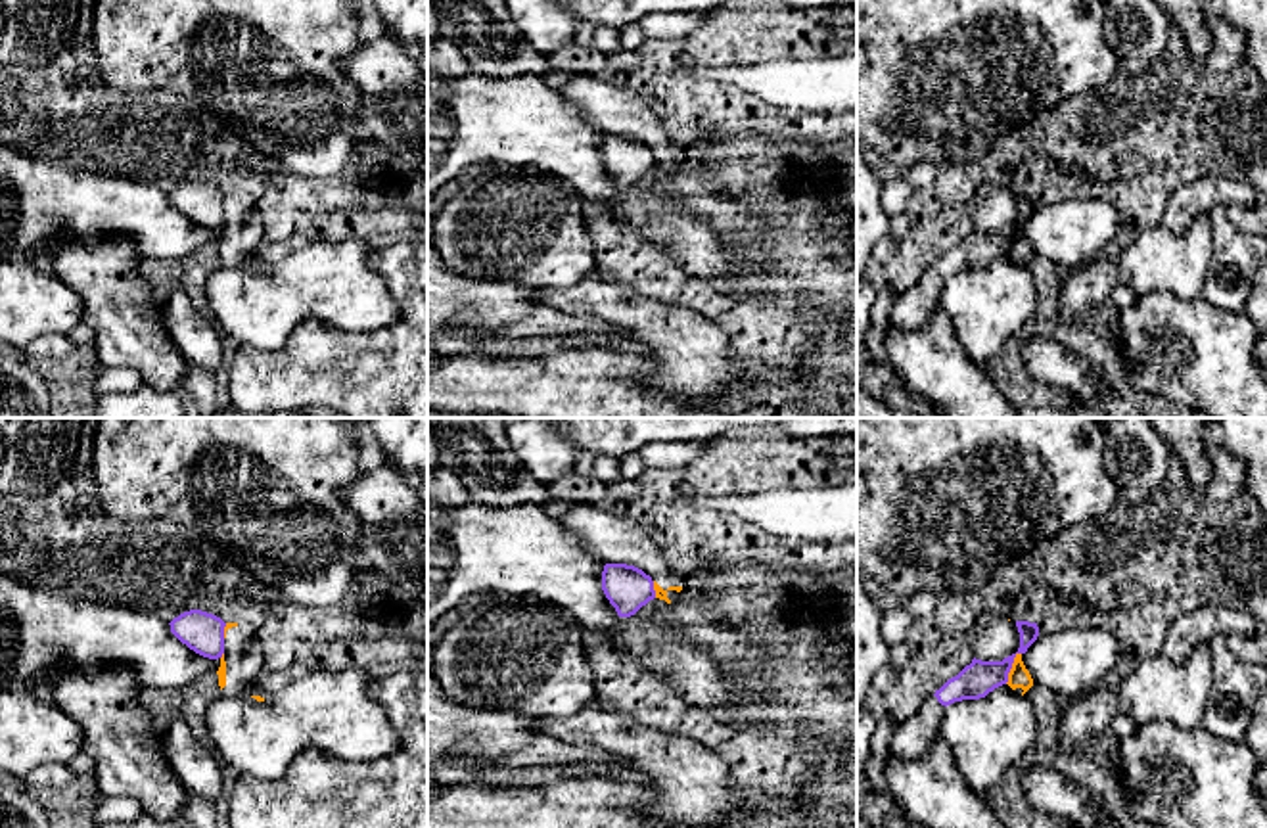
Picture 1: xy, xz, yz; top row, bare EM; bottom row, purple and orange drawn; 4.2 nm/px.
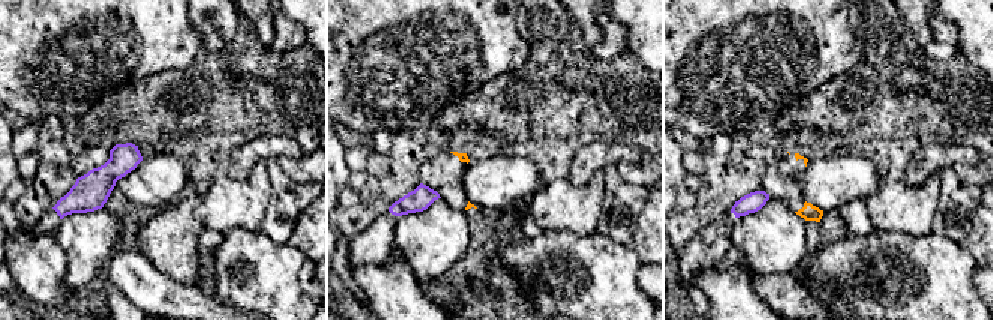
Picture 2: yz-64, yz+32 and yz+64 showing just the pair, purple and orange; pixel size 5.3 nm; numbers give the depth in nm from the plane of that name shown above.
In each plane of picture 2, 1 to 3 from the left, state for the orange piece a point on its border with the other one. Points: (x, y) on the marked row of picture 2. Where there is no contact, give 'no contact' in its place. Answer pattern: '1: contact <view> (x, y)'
1: no contact
2: no contact
3: no contact

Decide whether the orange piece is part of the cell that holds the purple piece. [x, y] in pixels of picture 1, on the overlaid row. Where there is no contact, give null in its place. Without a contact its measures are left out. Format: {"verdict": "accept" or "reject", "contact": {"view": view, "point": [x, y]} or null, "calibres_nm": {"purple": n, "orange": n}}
{"verdict": "reject", "contact": {"view": "yz", "point": [1011, 667]}, "calibres_nm": {"purple": 150, "orange": 90}}

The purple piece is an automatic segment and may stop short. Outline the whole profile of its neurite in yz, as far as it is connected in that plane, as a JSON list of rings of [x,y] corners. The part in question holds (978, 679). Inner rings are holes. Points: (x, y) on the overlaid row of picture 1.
[[[1016,654],[1002,661],[972,659],[956,677],[949,678],[920,709],[895,726],[887,753],[895,759],[922,757],[935,740],[939,740],[945,707],[962,700],[985,698],[995,688],[1008,682]]]

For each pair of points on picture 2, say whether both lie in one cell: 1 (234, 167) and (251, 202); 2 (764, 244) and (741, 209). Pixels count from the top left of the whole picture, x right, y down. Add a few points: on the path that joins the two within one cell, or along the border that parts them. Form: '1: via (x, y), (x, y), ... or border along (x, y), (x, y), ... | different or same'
1: border along (264, 161), (260, 161), (245, 179), (224, 175) | different
2: border along (770, 197), (759, 209), (735, 220), (731, 244) | different

